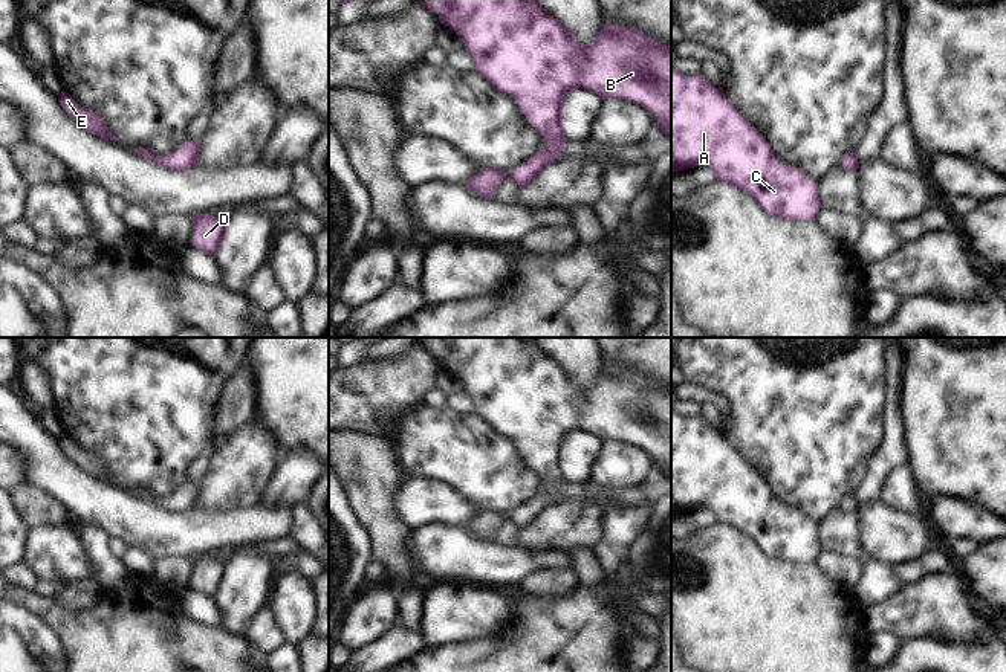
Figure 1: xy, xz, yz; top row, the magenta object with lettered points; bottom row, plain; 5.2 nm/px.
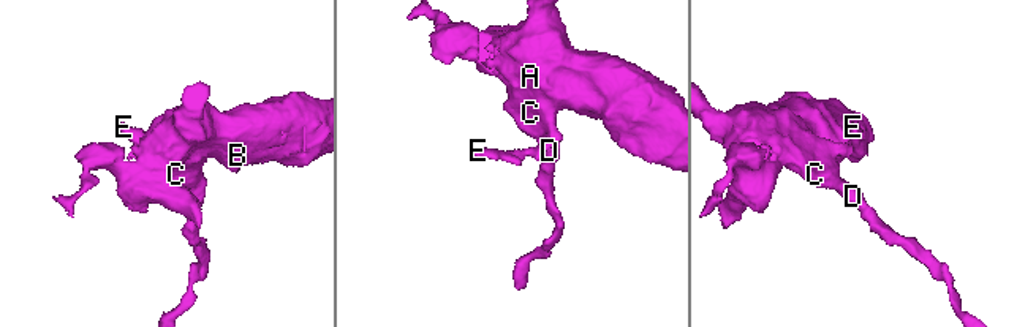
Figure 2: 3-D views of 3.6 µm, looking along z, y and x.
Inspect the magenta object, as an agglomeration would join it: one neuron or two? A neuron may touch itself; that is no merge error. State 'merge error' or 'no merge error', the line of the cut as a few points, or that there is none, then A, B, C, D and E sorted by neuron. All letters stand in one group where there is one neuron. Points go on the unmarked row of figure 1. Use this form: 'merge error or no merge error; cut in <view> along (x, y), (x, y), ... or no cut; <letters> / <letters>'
no merge error; no cut; A B C D E

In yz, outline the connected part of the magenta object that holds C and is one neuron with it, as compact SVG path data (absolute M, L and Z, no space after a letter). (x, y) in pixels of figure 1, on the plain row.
M671 409L671 516L700 507L711 510L717 518L717 524L743 531L767 556L781 562L813 562L821 550L818 524L795 510L783 507L774 498L764 478L748 466L740 454L731 449L722 429L714 431L702 415L688 418Z

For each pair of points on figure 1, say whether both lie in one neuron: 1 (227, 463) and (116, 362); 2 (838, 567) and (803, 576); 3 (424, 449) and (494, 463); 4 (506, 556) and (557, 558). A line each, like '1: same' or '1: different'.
1: different
2: different
3: same
4: same

